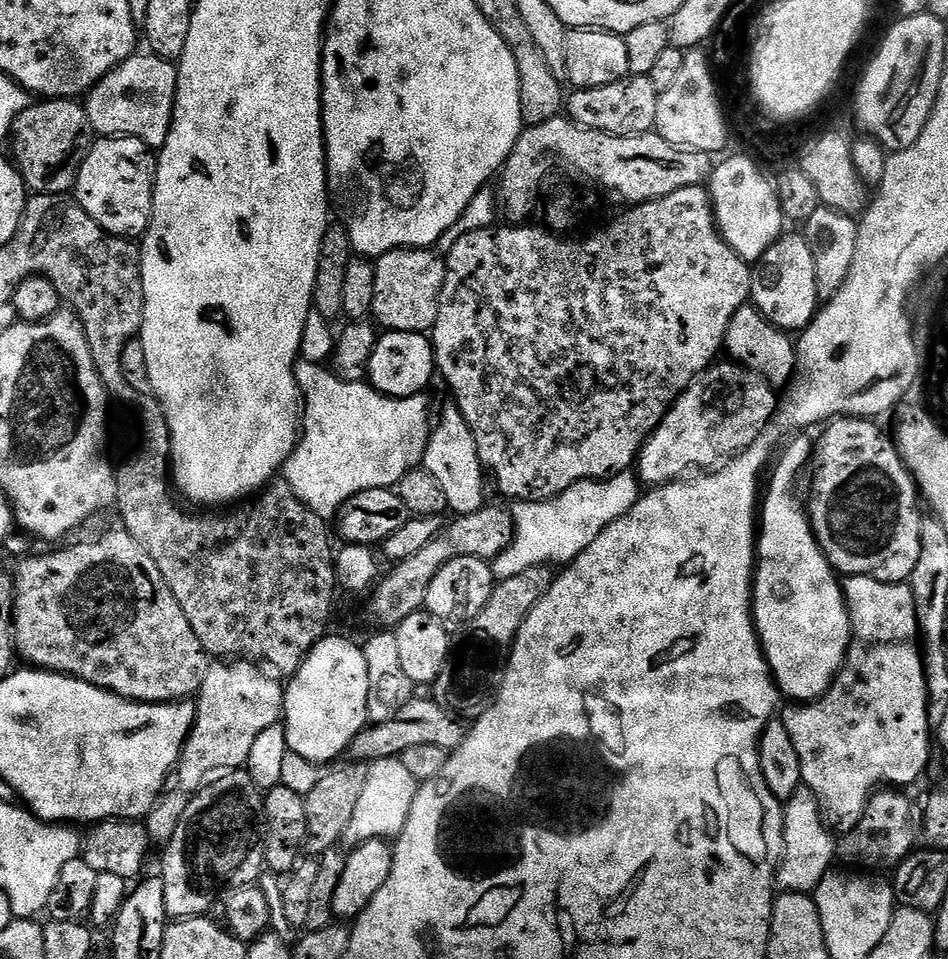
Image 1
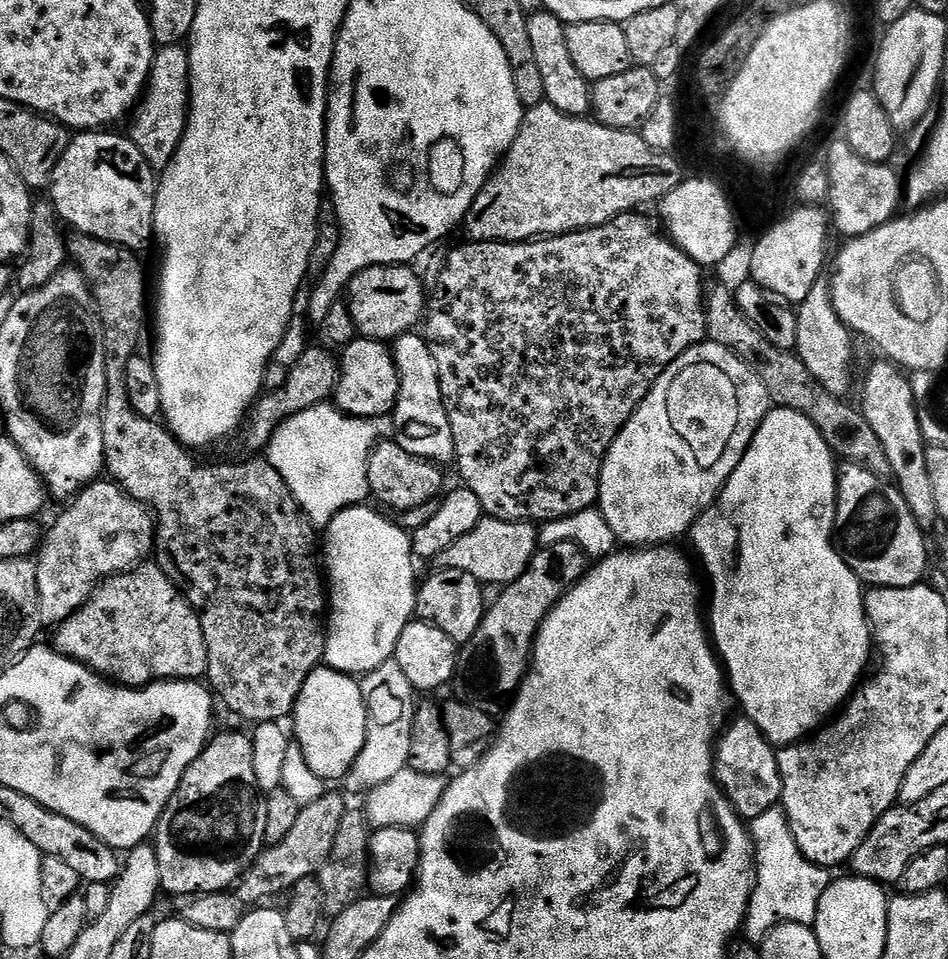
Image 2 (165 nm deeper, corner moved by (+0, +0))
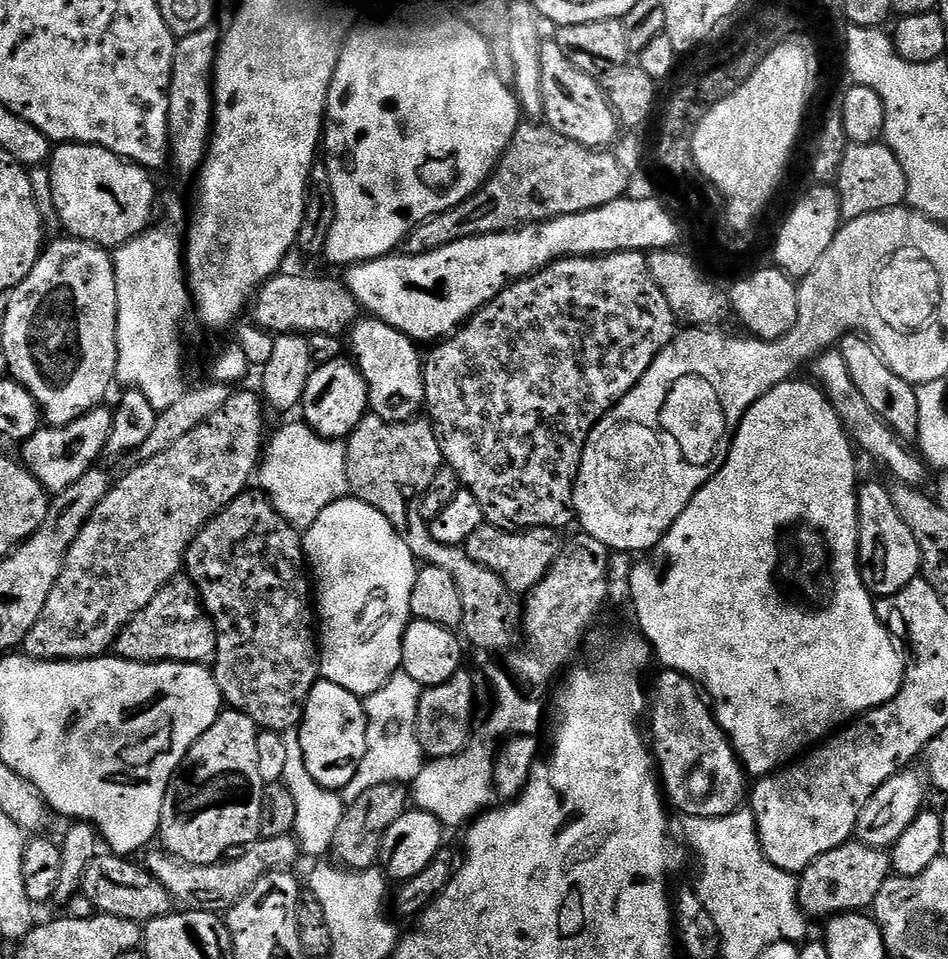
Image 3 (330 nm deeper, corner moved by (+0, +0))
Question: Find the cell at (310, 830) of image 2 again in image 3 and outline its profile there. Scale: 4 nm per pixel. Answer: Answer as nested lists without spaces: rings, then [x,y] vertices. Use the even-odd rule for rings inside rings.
[[[295,835],[278,838],[257,838],[239,853],[237,860],[225,859],[215,864],[191,864],[182,858],[172,856],[163,850],[147,853],[148,873],[162,882],[162,886],[171,894],[177,905],[194,912],[215,912],[226,914],[238,901],[250,891],[258,878],[271,872],[283,872],[295,869],[296,859],[301,859],[300,843]]]

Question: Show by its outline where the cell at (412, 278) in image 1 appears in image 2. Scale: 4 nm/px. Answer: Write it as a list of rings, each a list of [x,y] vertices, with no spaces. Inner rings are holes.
[[[388,266],[383,269],[384,277],[380,280],[380,289],[376,292],[377,269],[367,268],[357,272],[346,289],[346,303],[348,312],[357,333],[361,337],[381,342],[395,341],[397,336],[403,336],[405,332],[413,327],[415,312],[423,313],[426,308],[426,296],[423,296],[424,288],[416,284],[416,276],[412,270],[401,271],[399,267]],[[400,272],[404,272],[400,276]],[[401,280],[401,284],[400,284]],[[348,296],[348,297],[347,297]],[[376,308],[380,312],[376,312]]]

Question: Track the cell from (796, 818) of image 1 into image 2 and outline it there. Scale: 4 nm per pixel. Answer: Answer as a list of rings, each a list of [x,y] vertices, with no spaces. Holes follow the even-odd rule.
[[[783,807],[766,810],[750,821],[754,849],[754,883],[748,900],[748,915],[744,917],[743,935],[763,938],[780,924],[815,925],[818,902],[830,883],[830,872],[810,862],[798,850],[798,844],[788,824]]]

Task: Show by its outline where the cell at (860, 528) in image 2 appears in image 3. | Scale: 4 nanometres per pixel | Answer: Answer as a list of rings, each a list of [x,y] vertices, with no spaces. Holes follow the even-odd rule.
[[[880,484],[859,485],[858,518],[860,519],[860,572],[873,597],[893,596],[911,584],[922,572],[918,542],[910,534],[910,526],[902,522],[894,498],[887,487]]]

